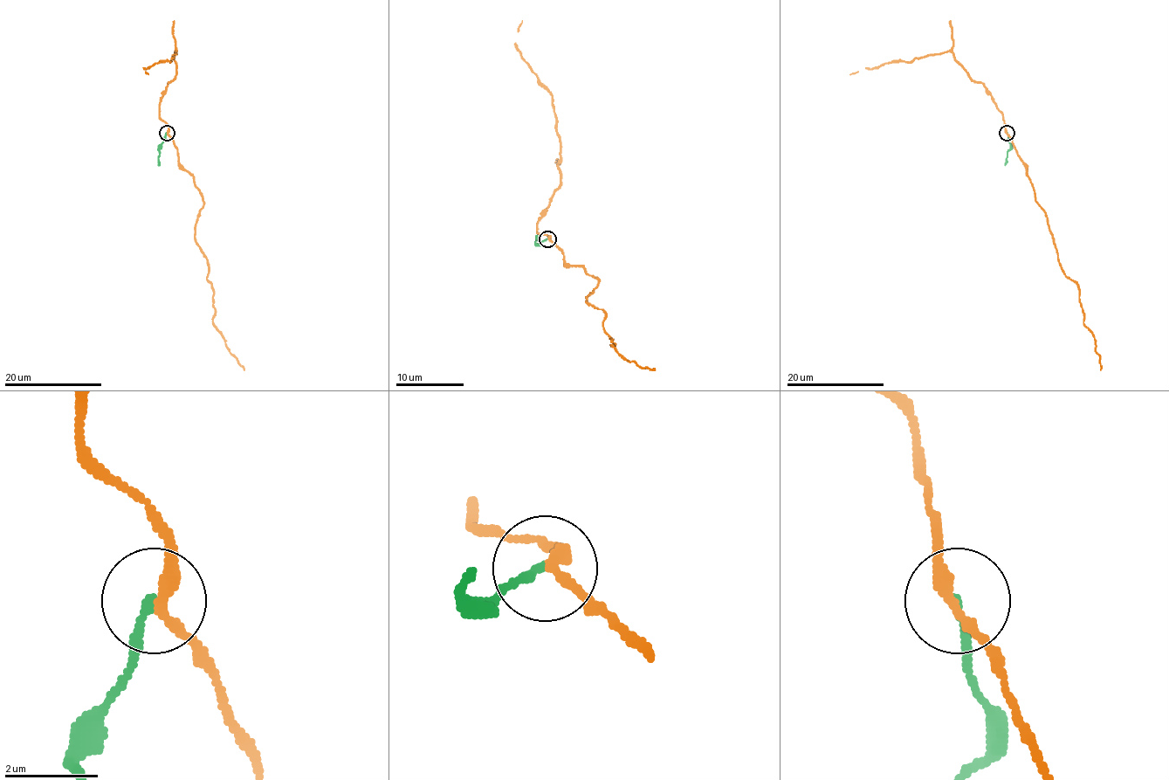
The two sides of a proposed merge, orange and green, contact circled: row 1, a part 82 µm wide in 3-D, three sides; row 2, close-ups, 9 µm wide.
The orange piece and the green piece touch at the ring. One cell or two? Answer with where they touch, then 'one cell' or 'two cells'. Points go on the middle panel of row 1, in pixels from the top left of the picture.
at (547, 238); two cells

